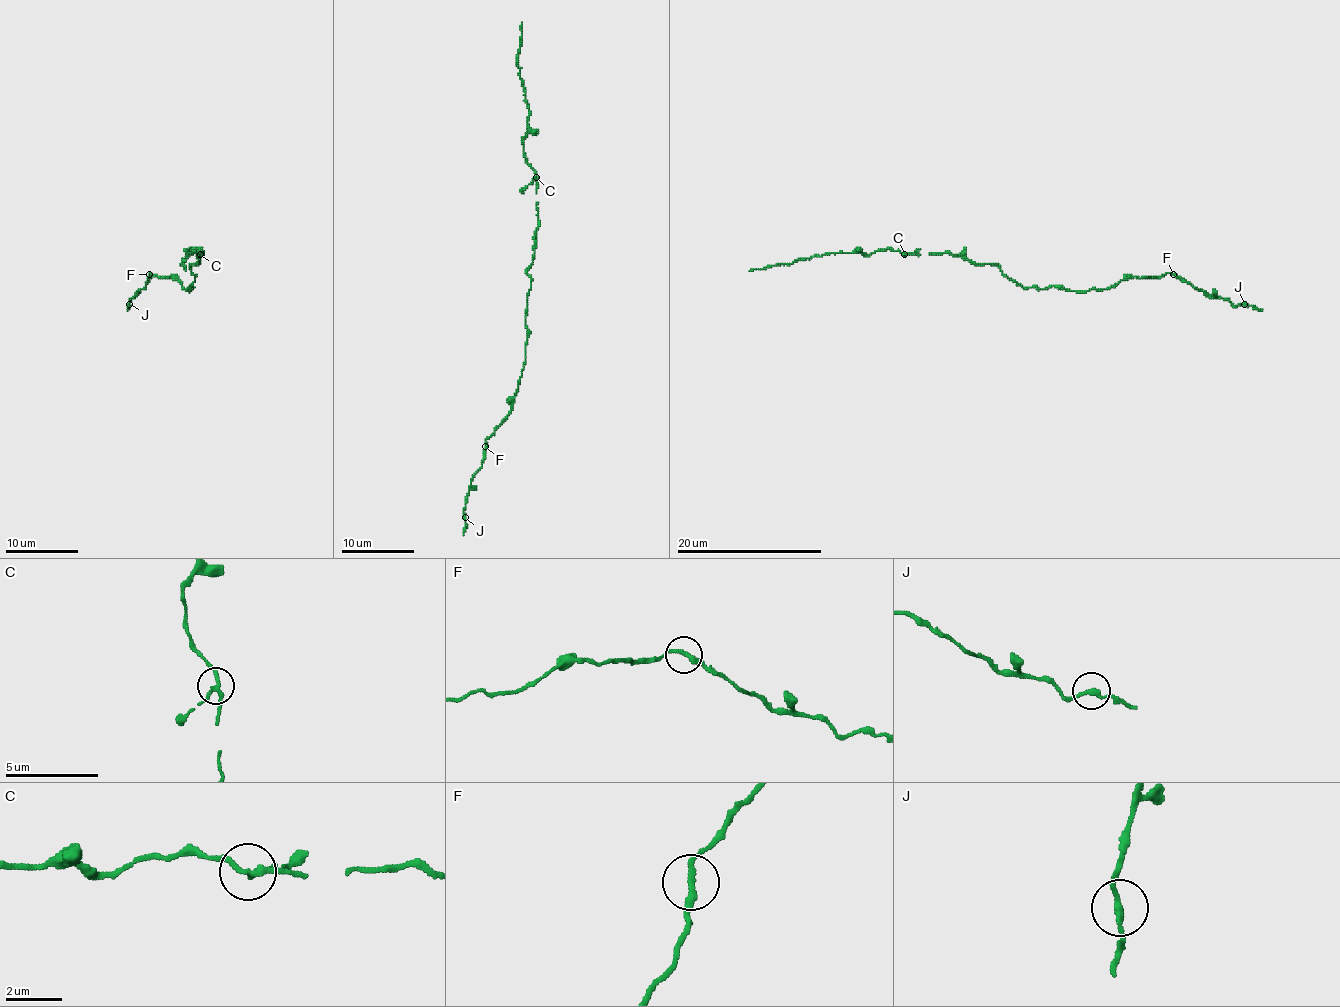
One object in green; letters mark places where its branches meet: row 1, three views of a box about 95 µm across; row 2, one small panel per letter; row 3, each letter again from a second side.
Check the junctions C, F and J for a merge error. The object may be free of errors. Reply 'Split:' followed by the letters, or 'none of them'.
Split: none of them

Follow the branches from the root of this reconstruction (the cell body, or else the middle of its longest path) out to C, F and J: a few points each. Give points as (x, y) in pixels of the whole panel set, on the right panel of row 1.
C: (1013, 280), (996, 265), (971, 263), (949, 253), (904, 254)
F: (1013, 280), (1024, 287), (1056, 285), (1089, 291), (1109, 289), (1135, 276), (1173, 274)
J: (1013, 280), (1024, 287), (1089, 291), (1109, 289), (1135, 276), (1175, 273), (1207, 294), (1244, 304)

